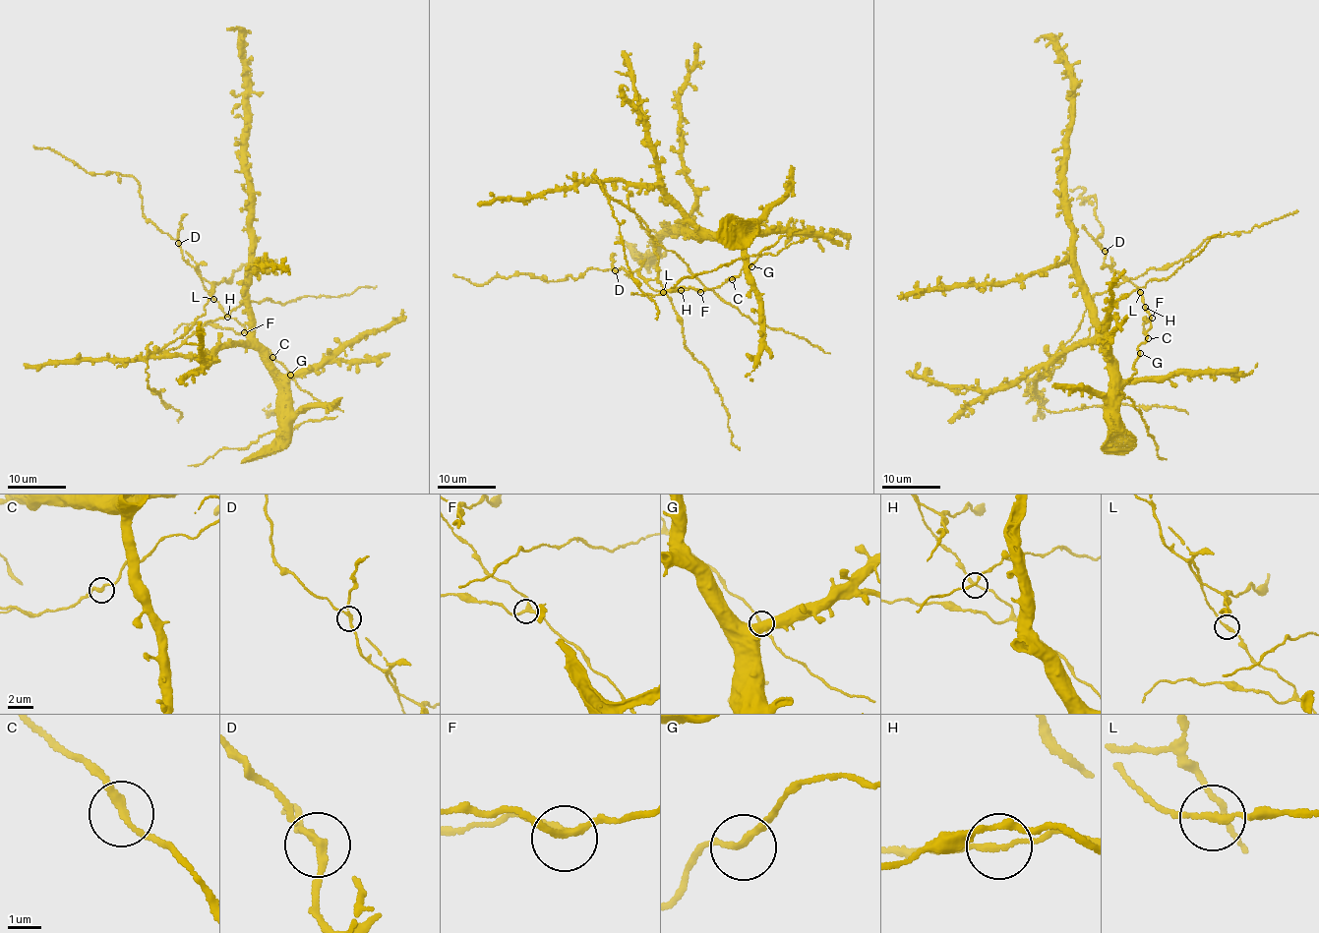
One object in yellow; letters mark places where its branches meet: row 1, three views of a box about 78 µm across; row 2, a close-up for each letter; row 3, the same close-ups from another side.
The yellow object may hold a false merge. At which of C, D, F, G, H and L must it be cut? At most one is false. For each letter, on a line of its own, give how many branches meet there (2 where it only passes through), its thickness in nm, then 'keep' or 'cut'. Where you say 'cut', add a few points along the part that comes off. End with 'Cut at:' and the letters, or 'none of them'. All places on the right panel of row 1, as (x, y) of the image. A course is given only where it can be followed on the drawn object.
C: 2 branches meet; 240 nm thick; keep
D: 3 branches meet; 190 nm thick; cut; foreign part runs (1105, 251), (1104, 264), (1124, 280), (1088, 304), (1053, 371), (1116, 301), (1150, 280), (1168, 278), (1221, 231)
F: 3 branches meet; 200 nm thick; keep
G: 2 branches meet; 200 nm thick; keep
H: 2 branches meet; 160 nm thick; keep
L: 2 branches meet; 200 nm thick; keep
Cut at: D

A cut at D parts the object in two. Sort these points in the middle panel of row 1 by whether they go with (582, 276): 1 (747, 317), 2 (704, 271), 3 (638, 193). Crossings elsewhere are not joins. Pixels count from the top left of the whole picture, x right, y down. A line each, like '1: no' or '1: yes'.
1: yes
2: no
3: no

